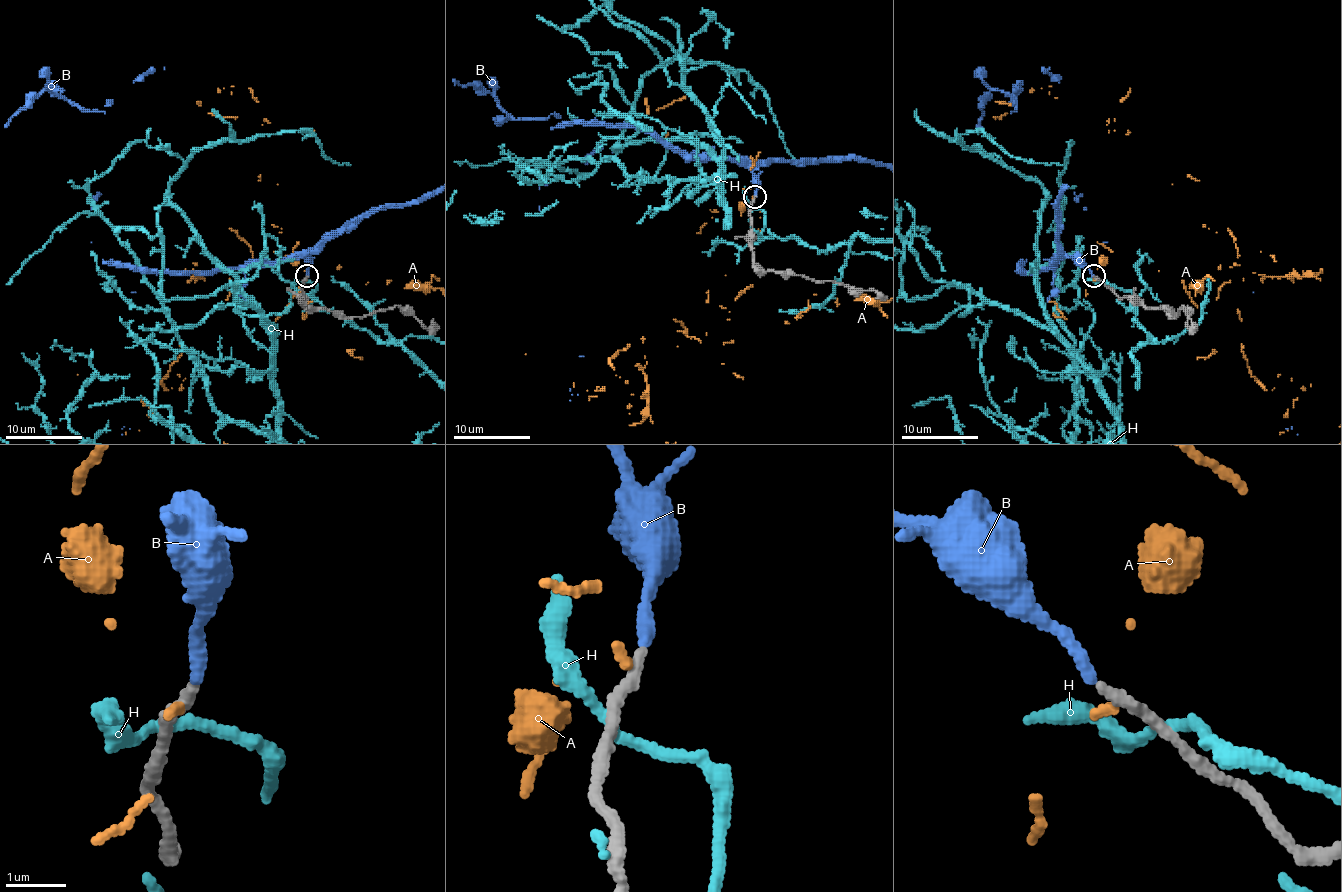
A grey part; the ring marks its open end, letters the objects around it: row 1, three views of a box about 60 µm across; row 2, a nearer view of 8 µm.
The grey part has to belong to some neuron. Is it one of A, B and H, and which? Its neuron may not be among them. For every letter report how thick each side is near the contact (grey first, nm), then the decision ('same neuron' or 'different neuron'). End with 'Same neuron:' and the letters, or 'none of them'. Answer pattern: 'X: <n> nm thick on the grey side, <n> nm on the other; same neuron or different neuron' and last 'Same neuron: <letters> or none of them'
A: 200 nm thick on the grey side, 110 nm on the other; different neuron
B: 180 nm thick on the grey side, 200 nm on the other; same neuron
H: 180 nm thick on the grey side, 170 nm on the other; different neuron
Same neuron: B

